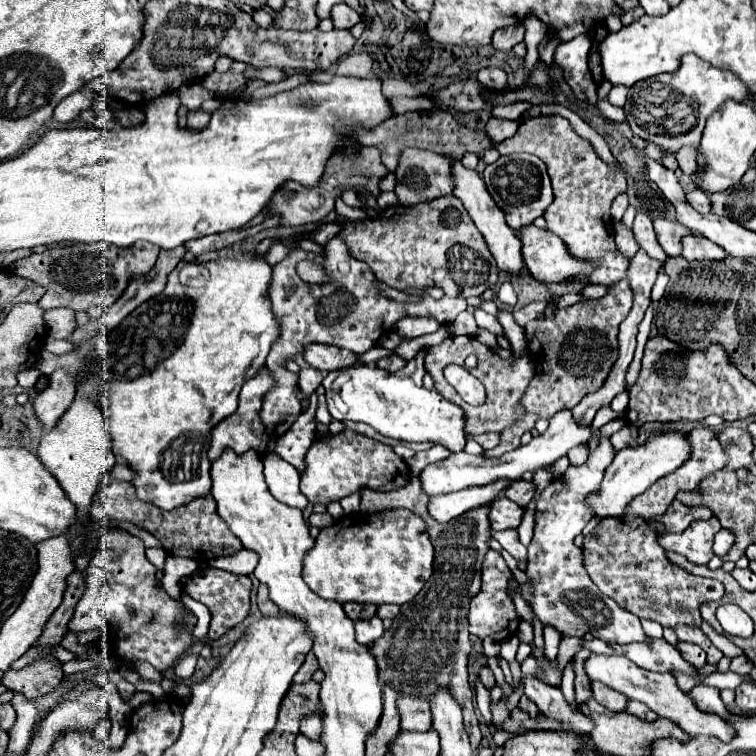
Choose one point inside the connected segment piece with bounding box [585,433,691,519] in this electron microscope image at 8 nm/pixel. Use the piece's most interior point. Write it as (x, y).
(633, 470)

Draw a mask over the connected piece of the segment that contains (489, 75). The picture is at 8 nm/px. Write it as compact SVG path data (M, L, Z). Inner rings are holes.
M481 69L477 73L477 81L491 91L505 91L507 89L507 75L503 69Z

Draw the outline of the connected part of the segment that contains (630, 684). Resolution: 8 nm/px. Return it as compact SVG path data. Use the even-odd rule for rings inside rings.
M595 653L585 661L585 673L589 673L589 679L601 681L603 685L607 685L611 689L621 691L621 695L625 695L627 699L635 699L635 701L645 703L659 717L665 717L665 719L677 723L689 735L715 735L721 741L729 741L735 733L721 717L701 713L695 707L695 703L677 687L675 677L669 673L647 671L643 667L637 667L631 659L625 659L619 655L595 655Z

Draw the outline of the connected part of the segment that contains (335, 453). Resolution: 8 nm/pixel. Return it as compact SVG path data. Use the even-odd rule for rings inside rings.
M351 431L315 437L305 455L305 471L301 473L301 493L309 499L309 503L323 505L339 501L363 487L387 493L401 489L407 483L409 465L393 451L393 447Z

